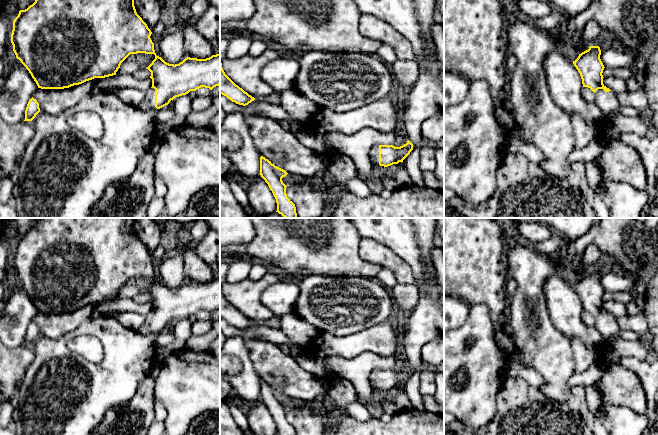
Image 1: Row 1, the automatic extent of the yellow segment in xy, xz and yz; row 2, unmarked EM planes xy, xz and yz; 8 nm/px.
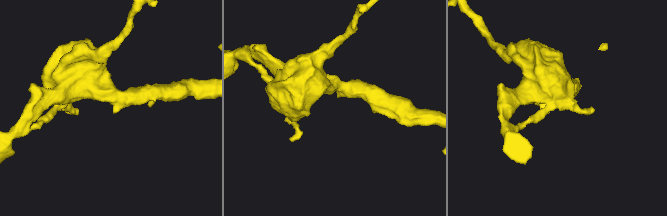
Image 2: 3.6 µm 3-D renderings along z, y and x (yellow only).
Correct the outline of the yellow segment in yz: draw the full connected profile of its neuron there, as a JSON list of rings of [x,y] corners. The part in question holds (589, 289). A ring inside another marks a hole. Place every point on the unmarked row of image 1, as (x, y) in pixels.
[[[590,270],[588,274],[579,278],[573,285],[580,297],[583,311],[590,312],[595,317],[595,327],[602,337],[612,337],[618,334],[617,319],[603,308],[604,289],[600,283],[599,270]]]

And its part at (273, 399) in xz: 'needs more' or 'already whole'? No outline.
already whole

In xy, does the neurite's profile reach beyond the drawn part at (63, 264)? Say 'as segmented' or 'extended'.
extended

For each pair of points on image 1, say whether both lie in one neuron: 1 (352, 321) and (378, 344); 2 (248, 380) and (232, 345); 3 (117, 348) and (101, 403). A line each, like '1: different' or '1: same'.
1: different
2: same
3: same

